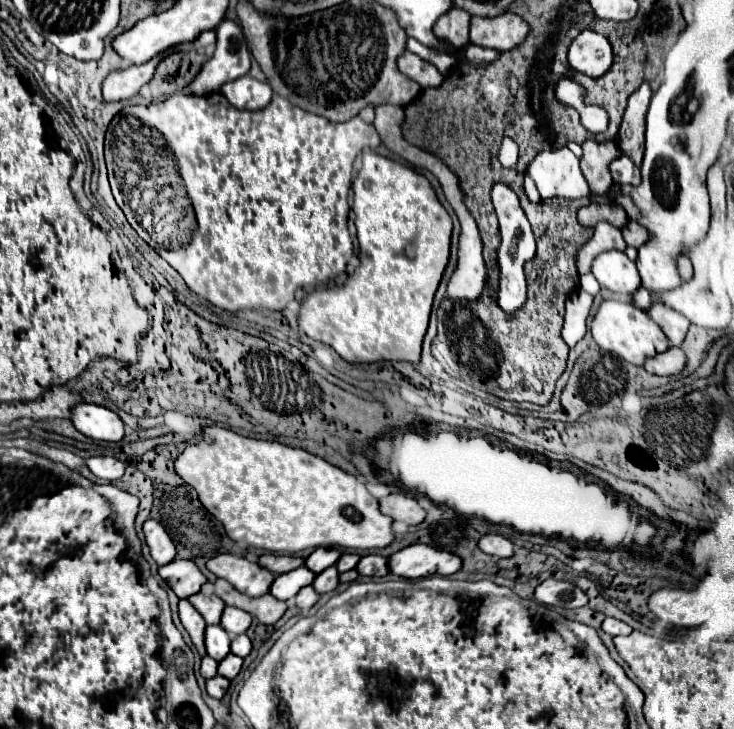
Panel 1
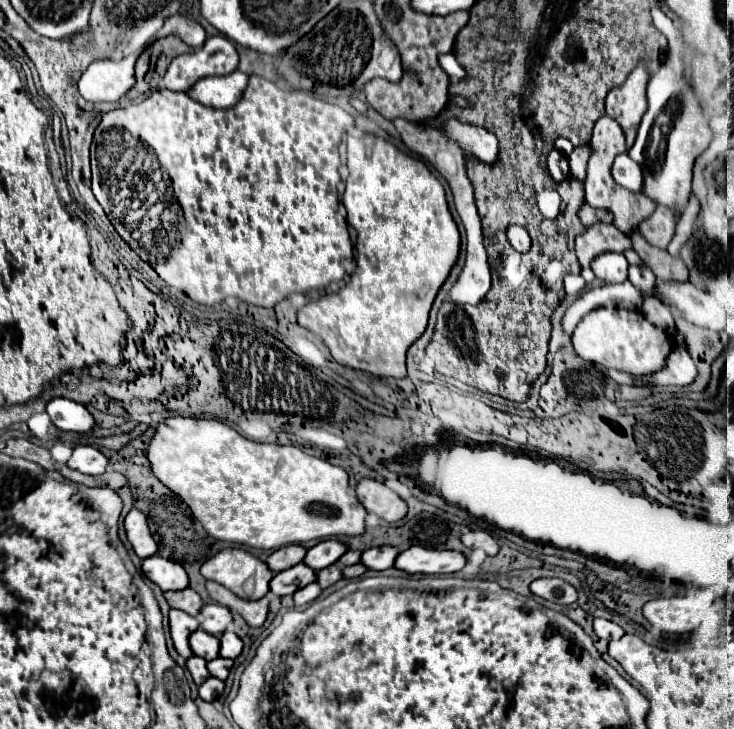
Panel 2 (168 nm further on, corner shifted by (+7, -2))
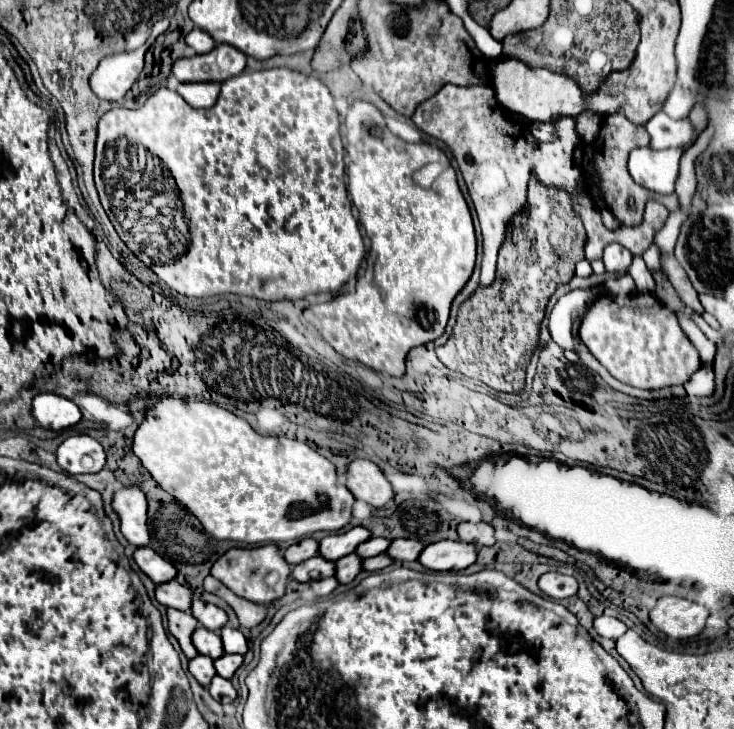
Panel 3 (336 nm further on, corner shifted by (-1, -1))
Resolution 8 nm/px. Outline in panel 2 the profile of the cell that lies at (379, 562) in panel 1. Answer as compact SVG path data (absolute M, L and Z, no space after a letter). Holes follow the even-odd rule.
M381 545L381 547L373 547L373 549L363 551L361 563L365 563L365 567L369 567L369 569L383 571L383 569L389 569L389 567L395 565L395 557L397 555L399 555L397 547Z

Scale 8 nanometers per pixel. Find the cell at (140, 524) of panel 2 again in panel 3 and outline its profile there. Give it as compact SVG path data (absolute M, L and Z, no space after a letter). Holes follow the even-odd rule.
M119 488L113 498L113 508L121 518L123 536L137 548L149 546L145 494L139 488Z

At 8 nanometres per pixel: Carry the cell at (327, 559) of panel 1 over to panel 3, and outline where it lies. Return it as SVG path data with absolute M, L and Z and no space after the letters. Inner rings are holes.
M355 526L355 528L347 530L347 532L325 536L319 542L319 556L329 560L329 562L337 562L339 558L355 552L355 548L361 542L367 542L369 538L371 538L371 532L367 528L363 528L363 526Z

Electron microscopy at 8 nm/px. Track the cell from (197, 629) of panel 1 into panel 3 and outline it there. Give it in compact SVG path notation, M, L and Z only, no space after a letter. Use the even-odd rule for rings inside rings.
M169 608L167 616L169 616L169 632L179 640L183 654L189 660L195 658L199 652L195 650L195 646L191 642L191 634L199 624L197 618L193 618L193 614L189 614L189 612L181 612L181 610L175 610L175 608Z

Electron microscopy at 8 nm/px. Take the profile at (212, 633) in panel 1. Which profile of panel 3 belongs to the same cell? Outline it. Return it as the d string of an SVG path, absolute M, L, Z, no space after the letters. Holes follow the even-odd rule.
M199 626L195 632L193 632L193 644L195 648L199 650L199 654L205 654L213 660L221 658L225 654L223 650L223 642L221 642L221 636L217 632L211 632L211 630L205 630L203 626Z

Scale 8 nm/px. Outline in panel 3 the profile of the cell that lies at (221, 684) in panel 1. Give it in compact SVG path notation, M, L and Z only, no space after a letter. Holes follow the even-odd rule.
M221 676L213 678L213 682L209 684L209 694L221 704L229 704L229 702L233 702L237 698L237 692L235 692L231 680L225 680Z

